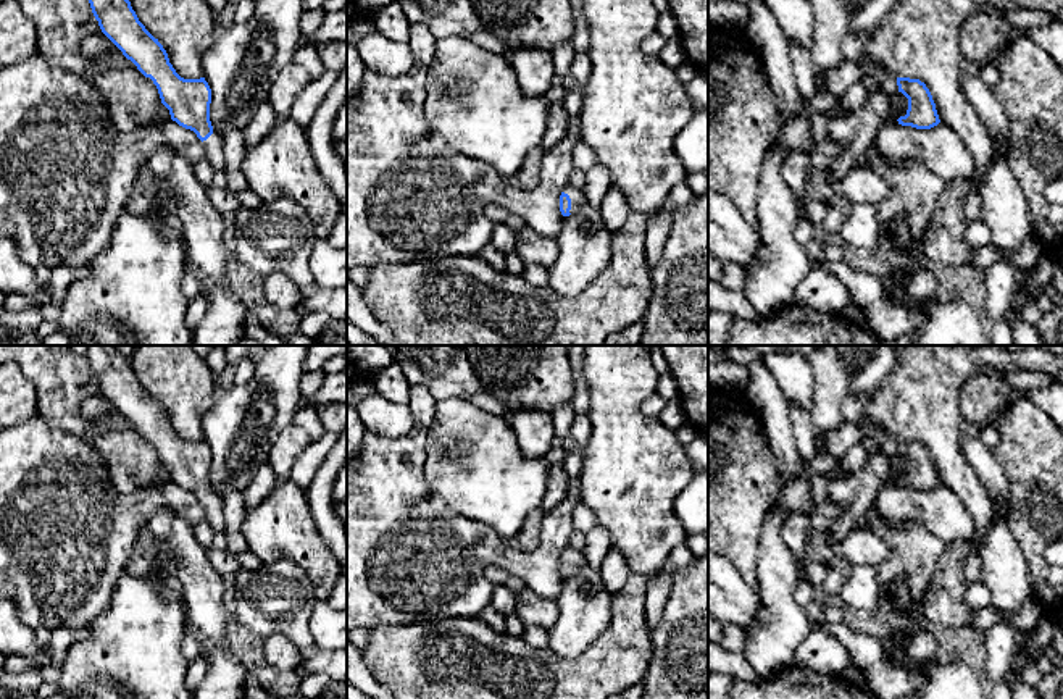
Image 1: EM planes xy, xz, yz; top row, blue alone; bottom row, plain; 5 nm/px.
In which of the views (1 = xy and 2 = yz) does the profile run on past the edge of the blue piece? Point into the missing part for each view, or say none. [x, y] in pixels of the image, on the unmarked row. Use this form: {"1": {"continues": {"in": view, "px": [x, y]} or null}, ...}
{"1": {"continues": {"in": "xy", "px": [213, 507]}}, "2": {"continues": null}}

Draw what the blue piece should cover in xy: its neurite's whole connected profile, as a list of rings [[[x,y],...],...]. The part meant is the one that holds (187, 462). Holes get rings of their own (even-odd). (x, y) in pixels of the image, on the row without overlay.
[[[87,345],[85,358],[102,394],[153,442],[171,481],[194,492],[203,505],[205,521],[215,533],[224,533],[223,497],[210,483],[211,450],[205,439],[184,441],[176,434],[163,407],[139,383],[115,345]]]

